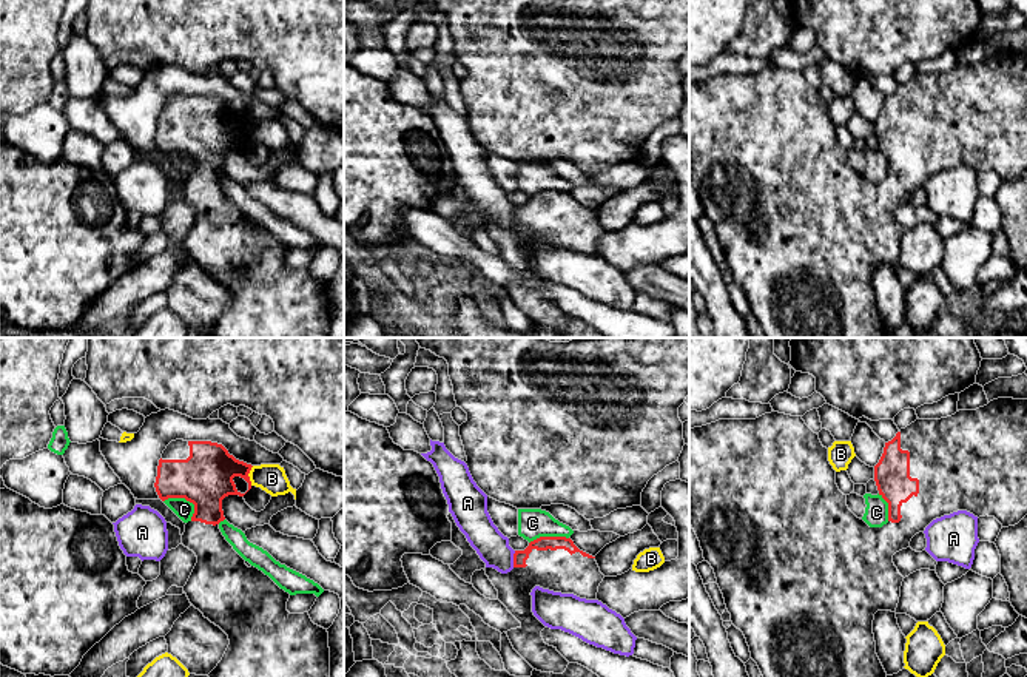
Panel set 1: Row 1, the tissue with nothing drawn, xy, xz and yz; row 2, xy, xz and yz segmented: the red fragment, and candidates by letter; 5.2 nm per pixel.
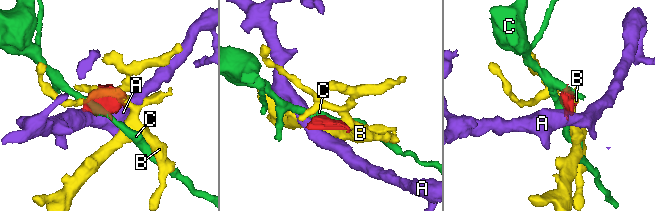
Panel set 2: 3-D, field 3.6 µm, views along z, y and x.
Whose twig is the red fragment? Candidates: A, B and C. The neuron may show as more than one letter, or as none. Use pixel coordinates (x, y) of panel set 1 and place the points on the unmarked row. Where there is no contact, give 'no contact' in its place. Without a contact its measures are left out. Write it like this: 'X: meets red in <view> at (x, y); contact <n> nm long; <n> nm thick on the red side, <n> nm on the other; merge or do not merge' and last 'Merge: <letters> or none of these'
A: meets red in xz at (514, 213); contact 90 nm long; 80 nm thick on the red side, 170 nm on the other; do not merge
B: meets red in xy at (247, 130); contact 110 nm long; 280 nm thick on the red side, 150 nm on the other; do not merge
C: meets red in xy at (187, 154); contact 190 nm long; 280 nm thick on the red side, 100 nm on the other; do not merge
Merge: none of these

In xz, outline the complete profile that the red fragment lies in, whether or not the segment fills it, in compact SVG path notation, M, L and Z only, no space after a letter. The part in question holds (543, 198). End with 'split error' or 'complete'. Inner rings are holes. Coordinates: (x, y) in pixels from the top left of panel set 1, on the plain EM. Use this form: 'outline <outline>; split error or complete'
outline M540 191L529 197L524 205L515 205L514 224L501 228L493 222L486 222L486 230L498 245L498 254L521 278L520 282L507 285L514 304L537 325L563 328L569 316L557 302L544 298L541 285L546 282L532 267L532 244L540 241L561 248L574 248L580 253L597 254L598 241L604 230L595 211L580 205L571 193Z; split error

